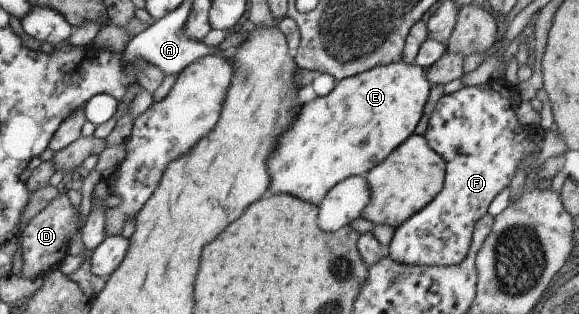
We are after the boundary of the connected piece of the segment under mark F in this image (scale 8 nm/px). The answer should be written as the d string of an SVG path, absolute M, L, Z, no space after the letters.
M500 77L496 79L490 79L488 83L484 83L482 85L473 85L468 87L462 87L459 91L454 91L454 93L446 93L436 101L436 105L432 109L430 115L428 115L427 127L424 132L424 139L427 142L427 145L436 153L441 159L444 161L445 169L444 169L444 181L442 181L442 189L434 195L434 199L428 203L428 205L424 205L420 211L416 211L414 215L410 215L410 217L406 217L406 221L402 221L398 227L394 229L394 234L390 239L388 245L388 257L392 259L392 261L396 261L396 263L404 263L404 265L460 265L462 261L464 261L464 257L466 257L466 251L468 251L468 247L471 241L471 234L474 228L474 225L478 222L480 217L483 217L487 214L488 205L492 203L492 199L494 197L498 197L498 193L504 189L504 187L509 187L510 181L515 174L516 168L524 163L526 165L525 177L534 168L535 162L538 154L540 153L540 149L536 149L536 145L532 145L532 139L534 139L534 129L529 126L522 125L520 121L518 121L516 117L516 108L518 101L518 91L516 87L505 78Z

